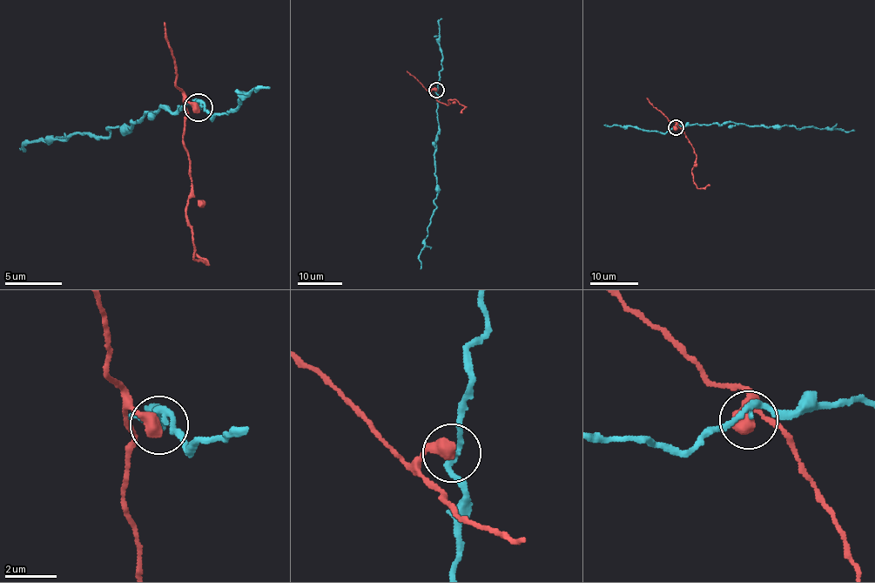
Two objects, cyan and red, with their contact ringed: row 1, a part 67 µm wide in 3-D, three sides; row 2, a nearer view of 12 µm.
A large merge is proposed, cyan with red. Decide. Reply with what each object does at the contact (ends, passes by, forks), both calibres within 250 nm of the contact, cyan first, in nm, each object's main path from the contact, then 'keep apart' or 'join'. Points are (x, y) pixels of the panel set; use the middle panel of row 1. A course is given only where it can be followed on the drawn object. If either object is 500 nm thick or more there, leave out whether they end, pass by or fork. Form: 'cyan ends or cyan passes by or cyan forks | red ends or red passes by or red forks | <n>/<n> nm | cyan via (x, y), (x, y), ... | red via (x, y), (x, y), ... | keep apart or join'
240/550 nm | cyan via (437, 90), (437, 194), (434, 201), (435, 210), (419, 257), (420, 269) | red via (436, 90), (431, 92), (439, 101), (447, 105), (448, 100), (455, 99), (464, 107), (460, 112) | keep apart

